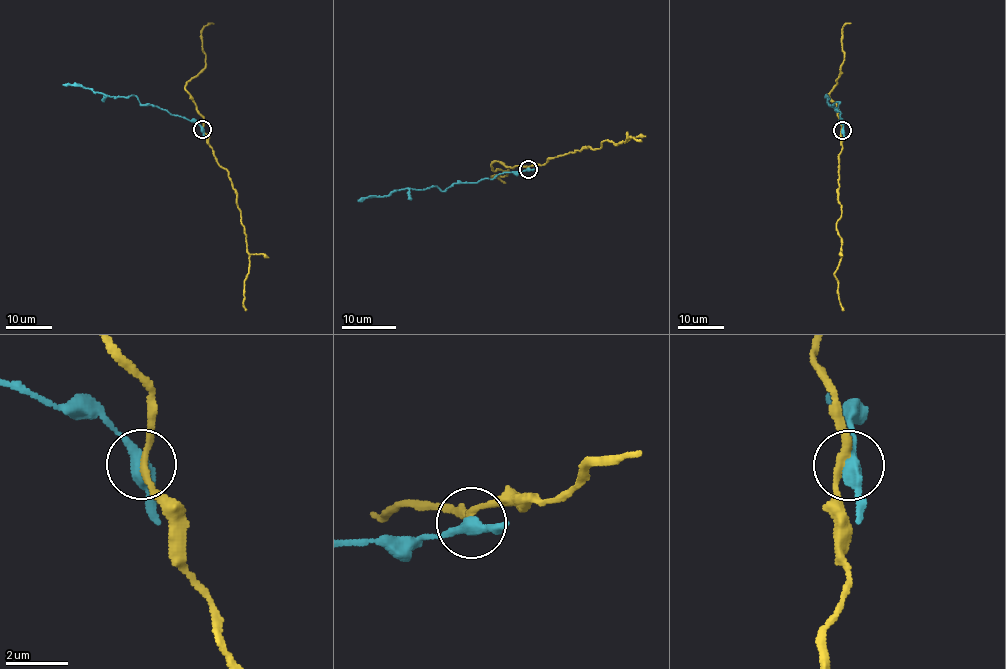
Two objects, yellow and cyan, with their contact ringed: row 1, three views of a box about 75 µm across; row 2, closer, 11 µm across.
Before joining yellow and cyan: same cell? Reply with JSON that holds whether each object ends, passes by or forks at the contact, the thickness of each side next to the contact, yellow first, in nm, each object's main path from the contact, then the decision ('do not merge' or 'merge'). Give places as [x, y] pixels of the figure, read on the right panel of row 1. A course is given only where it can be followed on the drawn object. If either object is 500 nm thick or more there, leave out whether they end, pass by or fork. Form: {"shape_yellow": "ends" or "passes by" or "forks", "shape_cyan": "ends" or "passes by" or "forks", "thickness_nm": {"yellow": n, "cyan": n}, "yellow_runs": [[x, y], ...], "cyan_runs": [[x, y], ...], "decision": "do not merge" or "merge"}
{"shape_yellow": "passes by", "shape_cyan": "passes by", "thickness_nm": {"yellow": 200, "cyan": 400}, "yellow_runs": [[842, 130], [838, 173], [841, 217], [836, 227], [840, 238], [841, 259], [835, 277], [839, 305], [844, 310]], "cyan_runs": [[842, 130], [841, 112], [835, 111], [840, 101], [830, 106], [826, 96]], "decision": "do not merge"}

